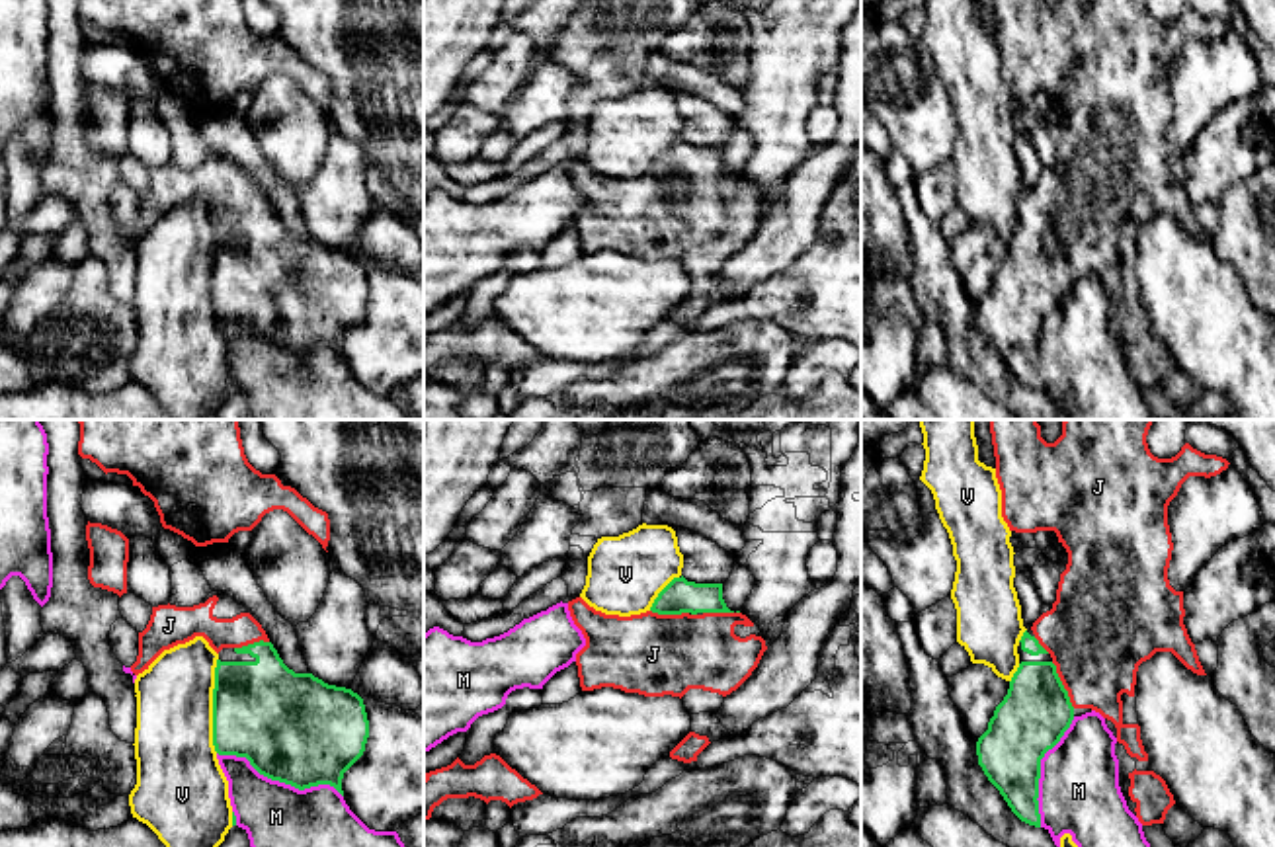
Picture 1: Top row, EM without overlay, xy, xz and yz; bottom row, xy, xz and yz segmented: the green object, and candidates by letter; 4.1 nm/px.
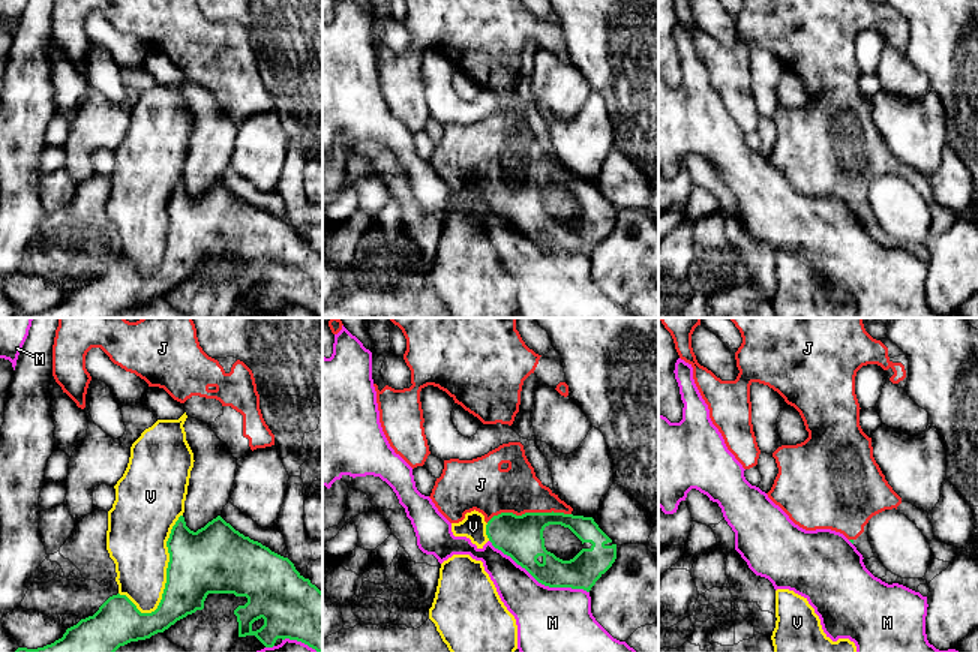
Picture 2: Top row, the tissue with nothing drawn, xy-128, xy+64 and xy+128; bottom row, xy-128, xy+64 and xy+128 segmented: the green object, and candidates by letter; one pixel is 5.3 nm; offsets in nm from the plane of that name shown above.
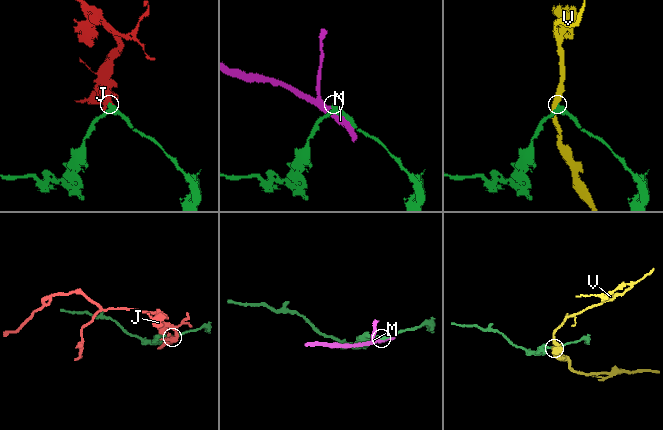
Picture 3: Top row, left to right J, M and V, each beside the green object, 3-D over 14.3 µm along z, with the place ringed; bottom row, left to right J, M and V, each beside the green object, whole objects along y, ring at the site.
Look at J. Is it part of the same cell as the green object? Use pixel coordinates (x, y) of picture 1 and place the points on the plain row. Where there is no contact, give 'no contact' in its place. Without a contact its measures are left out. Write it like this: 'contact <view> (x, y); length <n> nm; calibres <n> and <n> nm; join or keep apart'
contact yz (1063, 248); length 220 nm; calibres 280 and 420 nm; join

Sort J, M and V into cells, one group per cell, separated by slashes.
J / M / V

